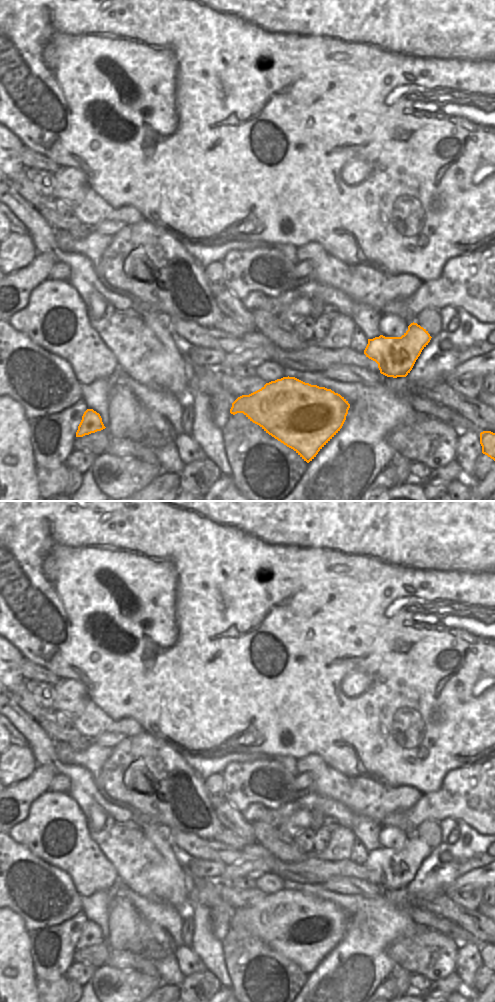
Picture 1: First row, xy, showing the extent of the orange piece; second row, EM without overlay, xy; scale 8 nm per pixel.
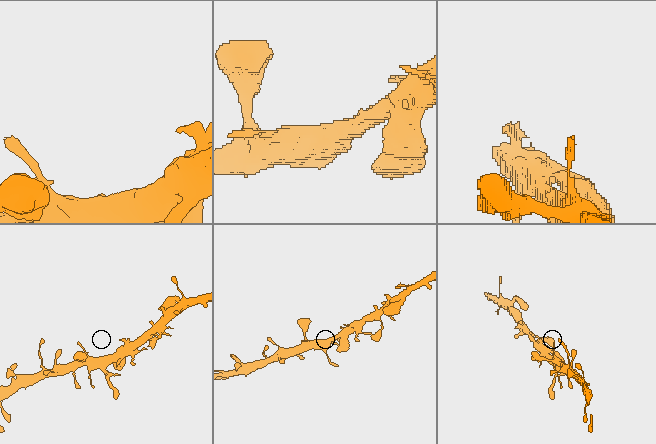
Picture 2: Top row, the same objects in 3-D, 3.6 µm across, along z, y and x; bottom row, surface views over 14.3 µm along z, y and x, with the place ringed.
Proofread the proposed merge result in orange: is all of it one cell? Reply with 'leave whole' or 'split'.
leave whole

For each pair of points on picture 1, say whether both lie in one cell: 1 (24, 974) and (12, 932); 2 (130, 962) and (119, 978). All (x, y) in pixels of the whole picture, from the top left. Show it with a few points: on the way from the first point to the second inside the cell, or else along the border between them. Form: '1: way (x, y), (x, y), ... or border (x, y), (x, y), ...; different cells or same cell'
1: way (15, 964), (12, 961), (12, 942); same cell
2: border (104, 964), (117, 968), (135, 969); different cells

